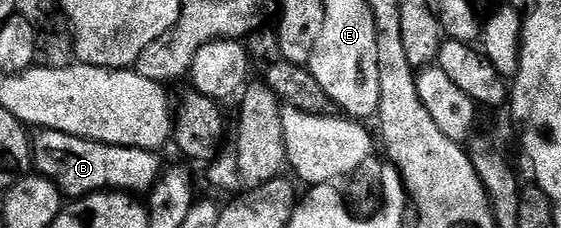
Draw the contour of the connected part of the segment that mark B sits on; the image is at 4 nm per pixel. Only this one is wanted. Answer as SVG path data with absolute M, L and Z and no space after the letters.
M38 130L33 135L33 169L41 177L48 179L58 187L58 191L67 199L86 198L89 194L101 194L106 191L121 192L131 196L149 195L164 169L164 162L153 150L144 148L124 148L109 146L68 132Z

